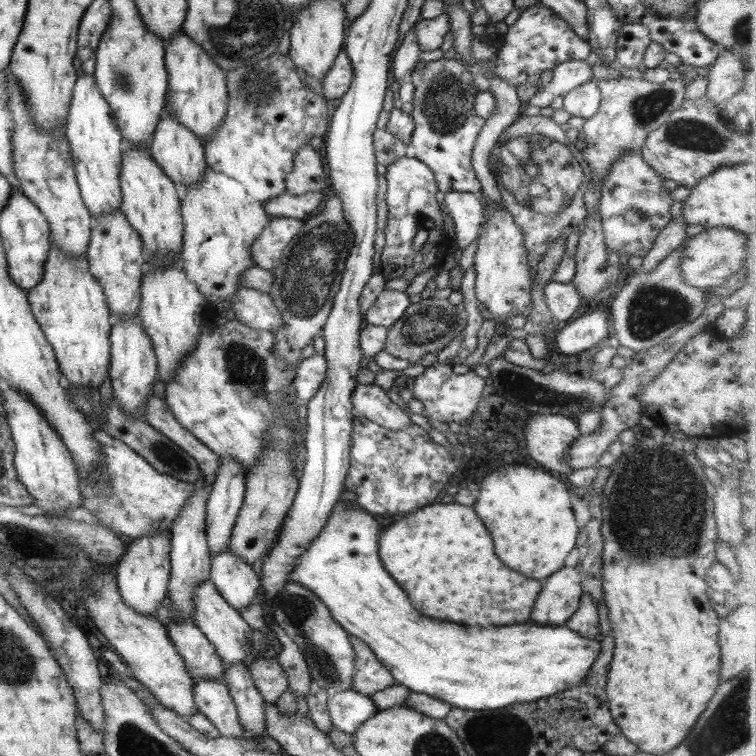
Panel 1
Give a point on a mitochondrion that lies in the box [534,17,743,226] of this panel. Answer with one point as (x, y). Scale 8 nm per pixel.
(649, 106)

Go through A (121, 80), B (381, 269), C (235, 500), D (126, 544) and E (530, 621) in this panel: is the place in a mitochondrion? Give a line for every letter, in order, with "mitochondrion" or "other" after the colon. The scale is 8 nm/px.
A: mitochondrion
B: other
C: other
D: other
E: other

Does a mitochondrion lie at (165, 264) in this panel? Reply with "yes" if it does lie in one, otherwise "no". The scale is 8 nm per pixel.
no

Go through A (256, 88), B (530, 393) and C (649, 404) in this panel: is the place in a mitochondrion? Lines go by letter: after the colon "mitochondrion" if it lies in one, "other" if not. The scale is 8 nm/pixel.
A: mitochondrion
B: mitochondrion
C: other

